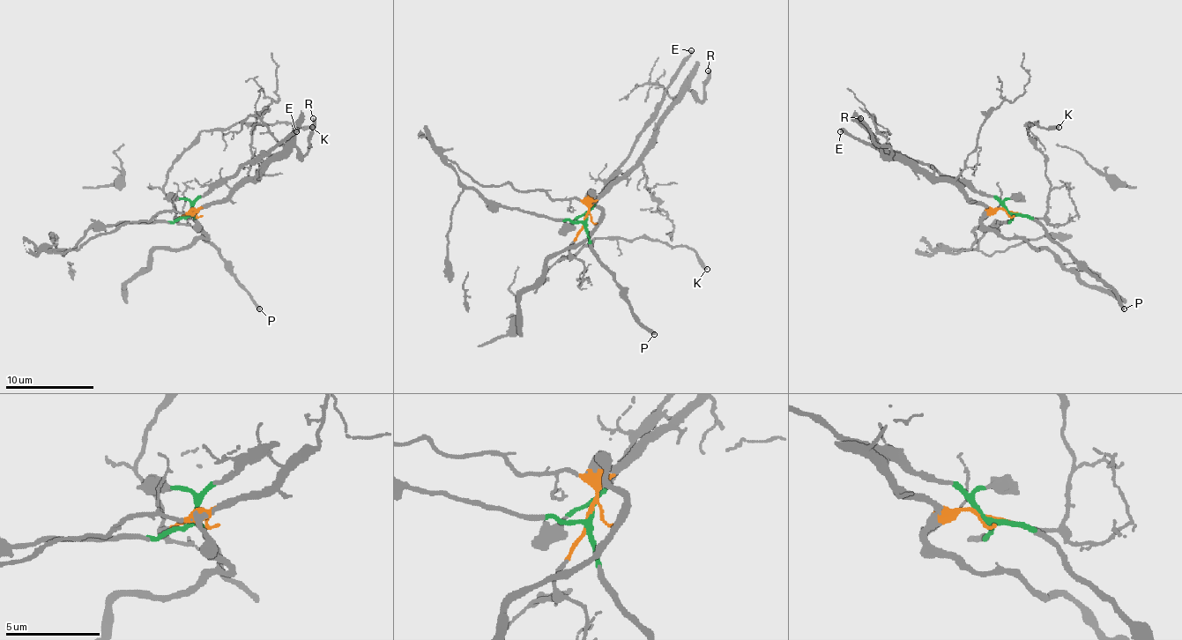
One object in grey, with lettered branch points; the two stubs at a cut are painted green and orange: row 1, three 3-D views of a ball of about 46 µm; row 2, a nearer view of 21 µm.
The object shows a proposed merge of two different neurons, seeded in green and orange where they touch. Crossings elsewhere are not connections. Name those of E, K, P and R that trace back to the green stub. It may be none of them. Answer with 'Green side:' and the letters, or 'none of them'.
Green side: E, P

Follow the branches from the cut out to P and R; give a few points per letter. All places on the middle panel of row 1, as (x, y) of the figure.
P: (585, 220), (590, 249), (612, 276), (630, 311), (654, 333)
R: (585, 220), (588, 209), (636, 163), (663, 114), (687, 90), (702, 100), (707, 70)

